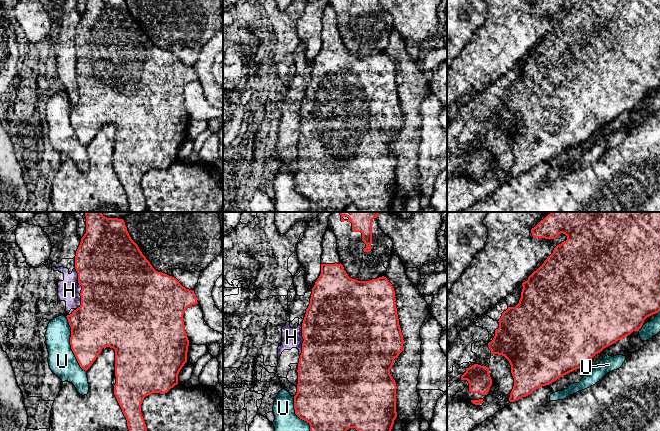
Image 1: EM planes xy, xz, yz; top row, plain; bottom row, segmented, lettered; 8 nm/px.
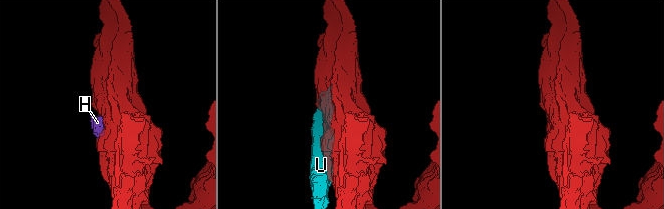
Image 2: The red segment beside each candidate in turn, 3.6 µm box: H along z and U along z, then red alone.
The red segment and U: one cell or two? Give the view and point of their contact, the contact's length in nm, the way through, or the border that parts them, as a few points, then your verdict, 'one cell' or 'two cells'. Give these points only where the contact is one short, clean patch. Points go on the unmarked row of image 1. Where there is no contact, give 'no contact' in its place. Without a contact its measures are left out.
meets red in xy at (70, 120); contact 480 nm long; two cells

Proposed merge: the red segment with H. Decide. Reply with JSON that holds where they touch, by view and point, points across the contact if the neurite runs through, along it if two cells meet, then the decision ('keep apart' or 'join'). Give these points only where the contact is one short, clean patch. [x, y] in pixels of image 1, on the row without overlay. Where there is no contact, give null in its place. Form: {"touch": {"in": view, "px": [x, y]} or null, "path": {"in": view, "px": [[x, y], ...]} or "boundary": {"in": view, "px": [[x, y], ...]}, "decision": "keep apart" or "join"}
{"touch": {"in": "xy", "px": [82, 65]}, "decision": "keep apart"}

